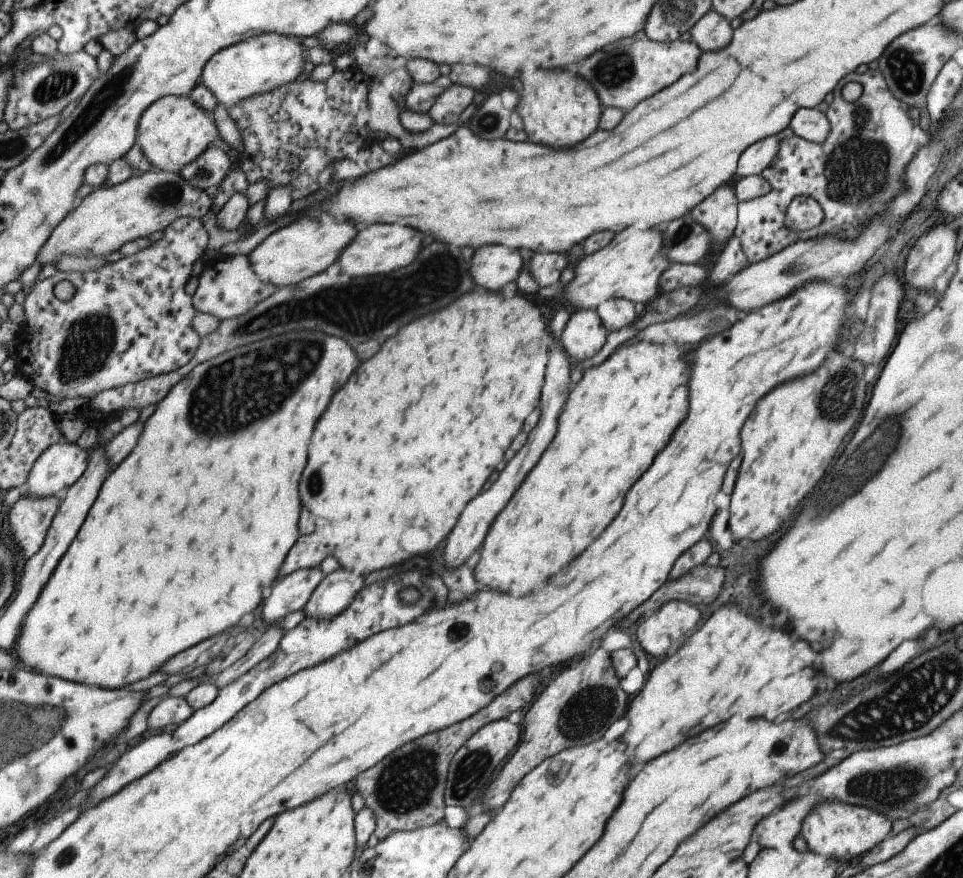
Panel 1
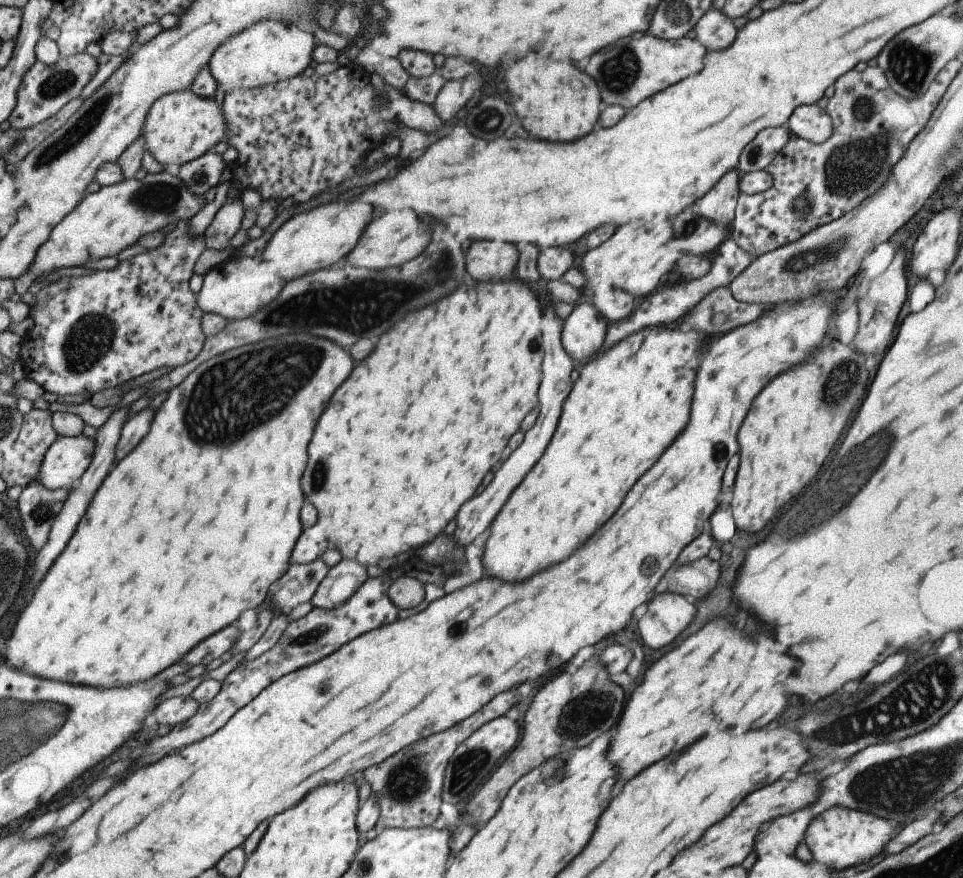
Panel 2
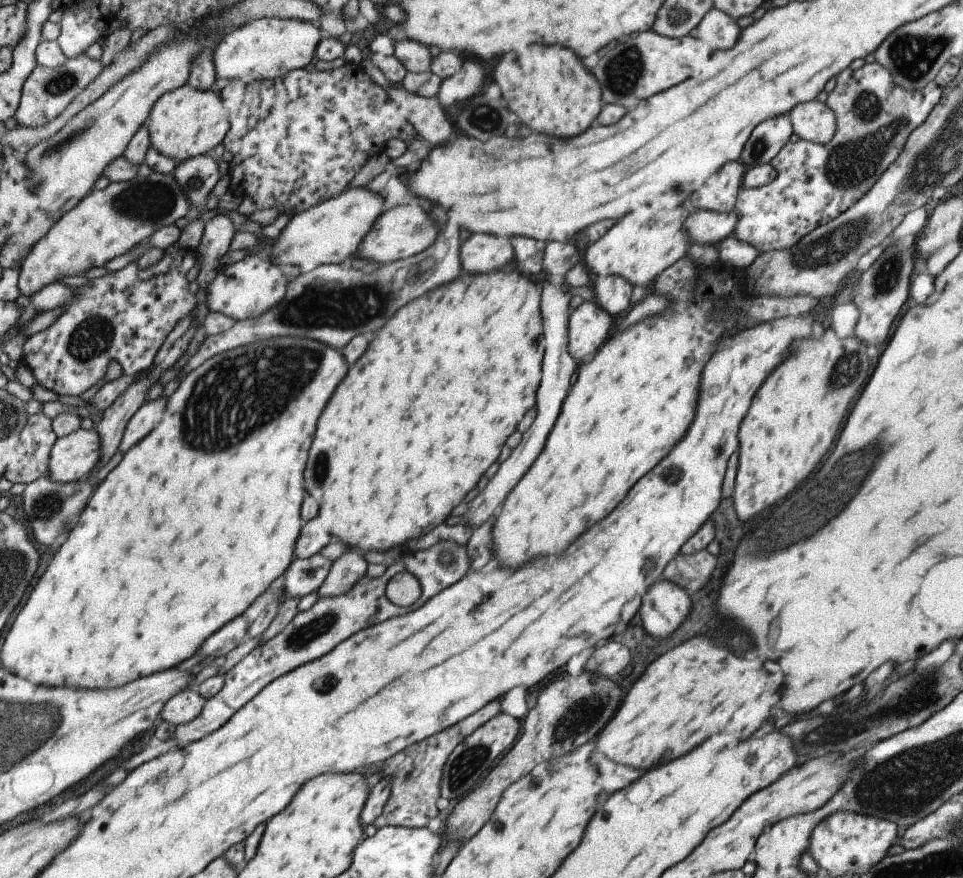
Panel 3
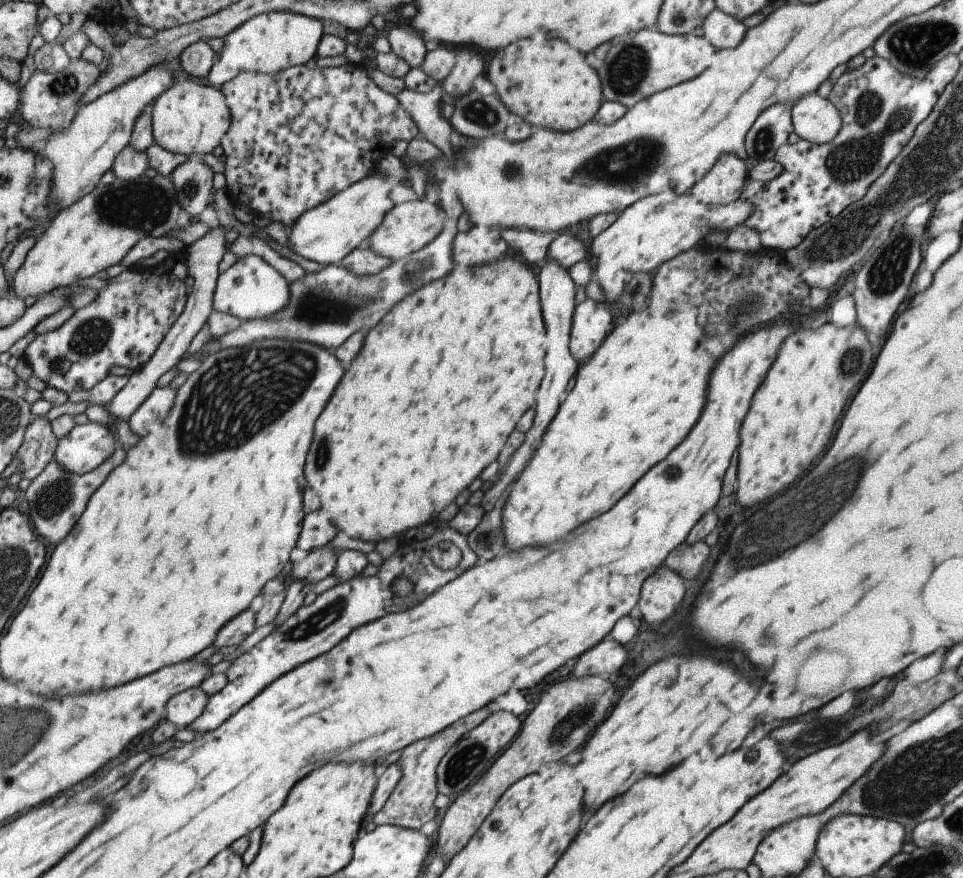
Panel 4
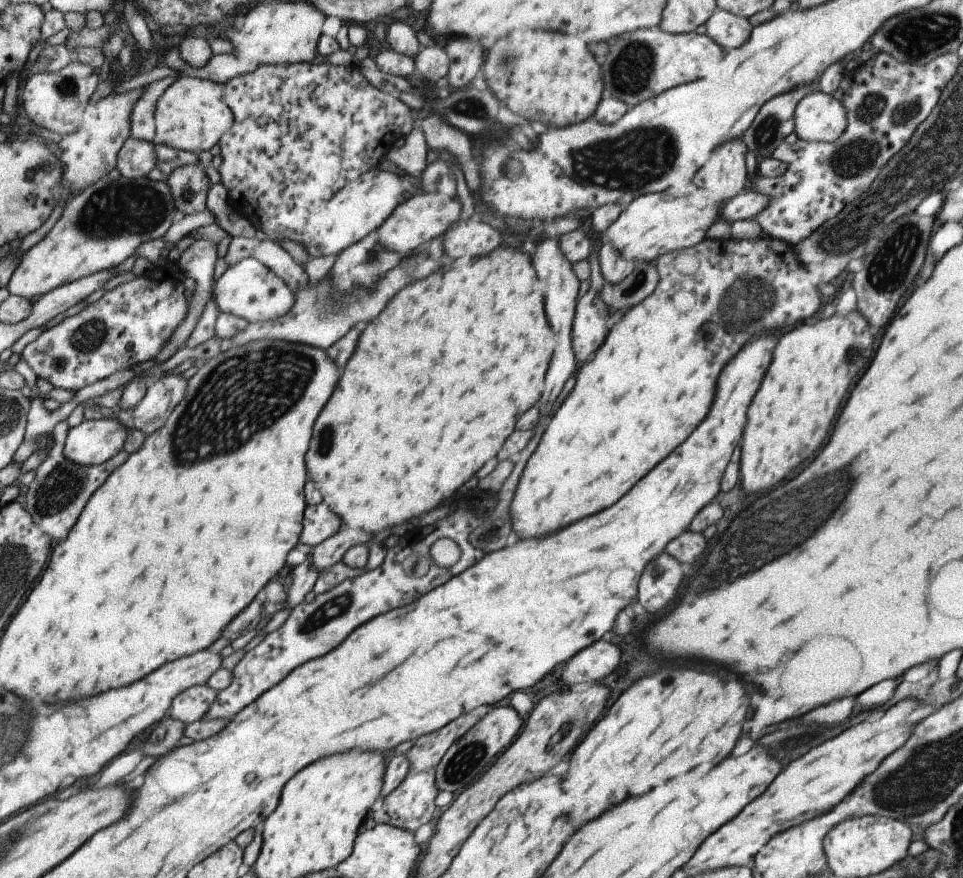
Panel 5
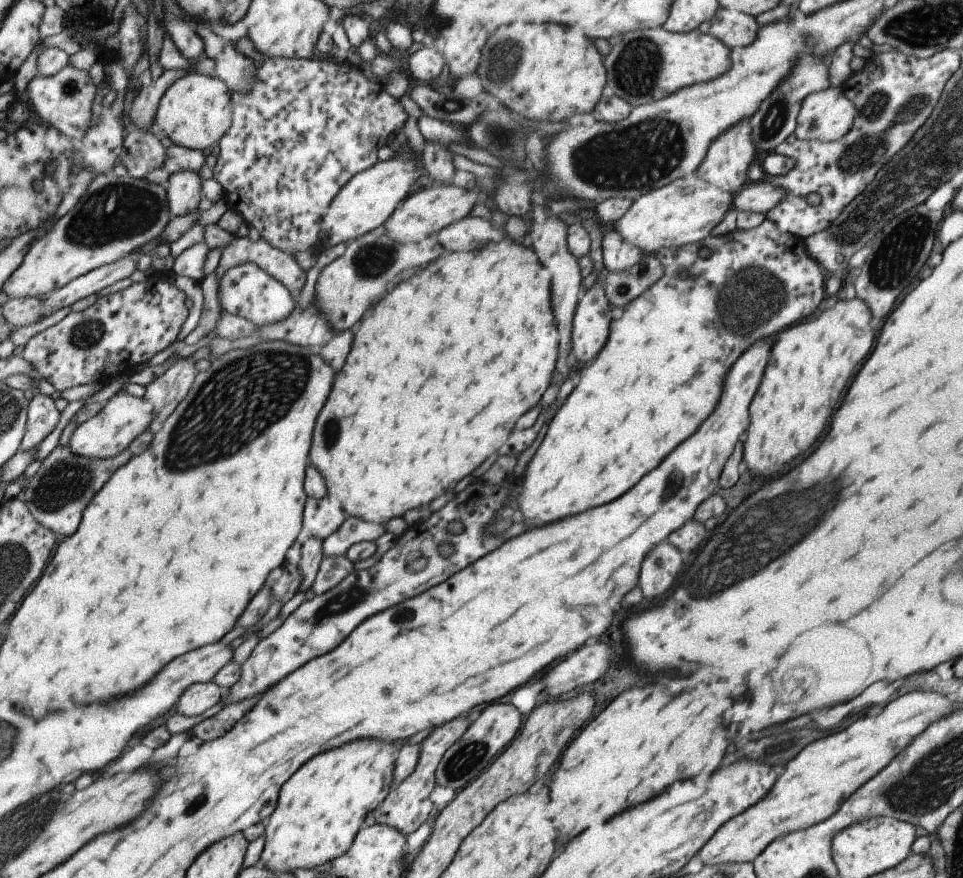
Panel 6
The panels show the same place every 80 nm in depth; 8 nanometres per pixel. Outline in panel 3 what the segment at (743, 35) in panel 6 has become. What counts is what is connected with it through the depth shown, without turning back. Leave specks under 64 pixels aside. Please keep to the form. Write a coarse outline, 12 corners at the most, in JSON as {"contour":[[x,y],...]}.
{"contour":[[711,7],[696,26],[713,50],[739,38],[735,19]]}

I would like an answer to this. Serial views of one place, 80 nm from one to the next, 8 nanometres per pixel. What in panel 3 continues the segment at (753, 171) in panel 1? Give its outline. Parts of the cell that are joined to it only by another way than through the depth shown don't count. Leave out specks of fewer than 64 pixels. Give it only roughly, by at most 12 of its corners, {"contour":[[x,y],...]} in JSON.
{"contour":[[787,114],[759,122],[745,142],[745,168],[769,163],[789,140]]}

